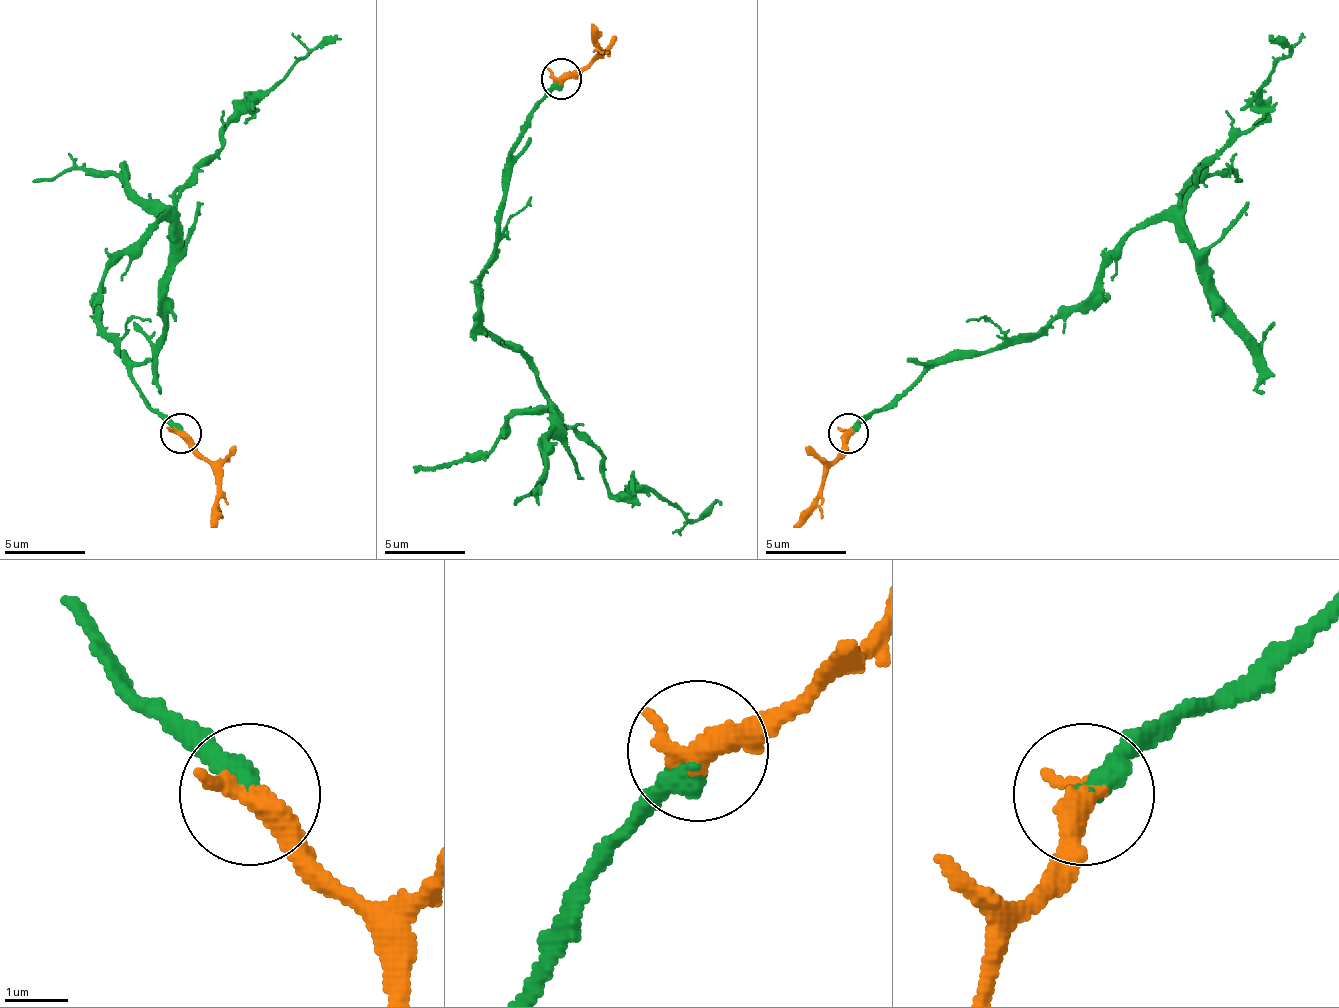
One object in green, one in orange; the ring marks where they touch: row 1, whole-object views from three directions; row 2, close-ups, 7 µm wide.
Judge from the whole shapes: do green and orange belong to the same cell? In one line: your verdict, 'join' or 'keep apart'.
join

